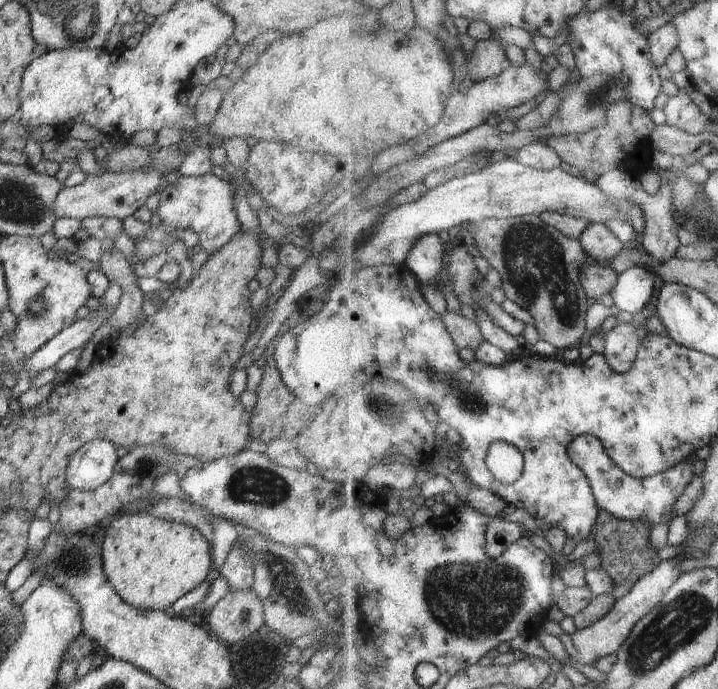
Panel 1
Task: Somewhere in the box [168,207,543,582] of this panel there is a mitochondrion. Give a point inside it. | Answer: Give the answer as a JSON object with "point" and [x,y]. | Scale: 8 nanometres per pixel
{"point":[252,483]}

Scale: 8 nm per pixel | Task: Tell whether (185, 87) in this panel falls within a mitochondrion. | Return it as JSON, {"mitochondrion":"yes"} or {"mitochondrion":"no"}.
{"mitochondrion":"no"}

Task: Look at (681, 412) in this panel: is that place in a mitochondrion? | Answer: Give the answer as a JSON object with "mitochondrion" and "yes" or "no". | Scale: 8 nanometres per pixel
{"mitochondrion":"no"}

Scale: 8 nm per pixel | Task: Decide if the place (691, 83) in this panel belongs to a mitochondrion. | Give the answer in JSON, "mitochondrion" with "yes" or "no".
{"mitochondrion":"no"}

